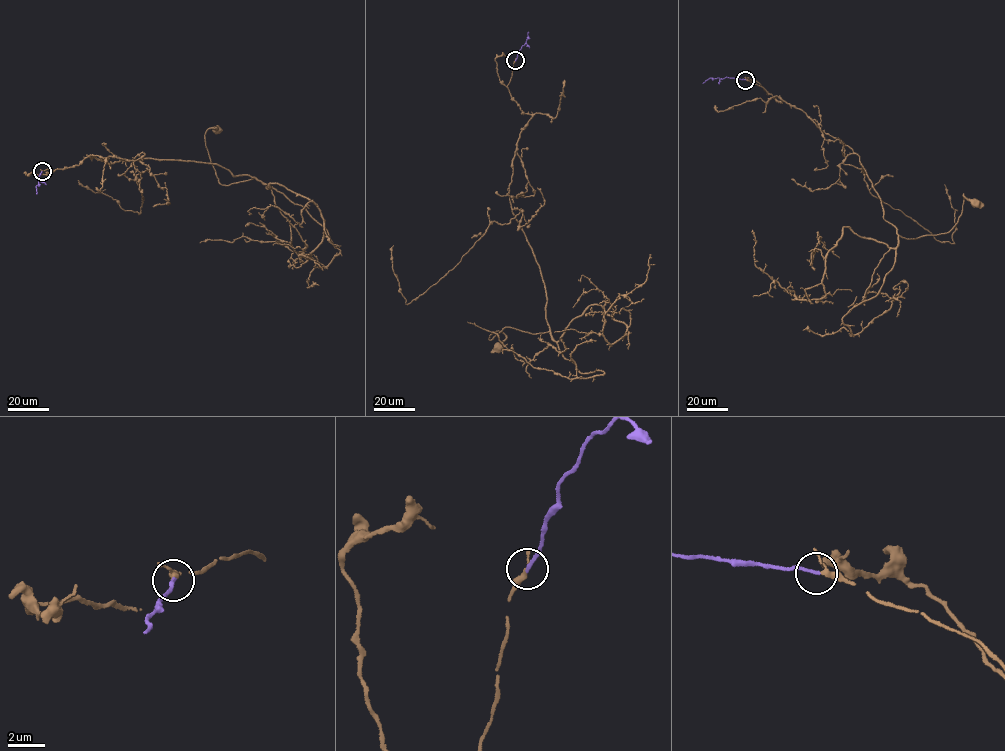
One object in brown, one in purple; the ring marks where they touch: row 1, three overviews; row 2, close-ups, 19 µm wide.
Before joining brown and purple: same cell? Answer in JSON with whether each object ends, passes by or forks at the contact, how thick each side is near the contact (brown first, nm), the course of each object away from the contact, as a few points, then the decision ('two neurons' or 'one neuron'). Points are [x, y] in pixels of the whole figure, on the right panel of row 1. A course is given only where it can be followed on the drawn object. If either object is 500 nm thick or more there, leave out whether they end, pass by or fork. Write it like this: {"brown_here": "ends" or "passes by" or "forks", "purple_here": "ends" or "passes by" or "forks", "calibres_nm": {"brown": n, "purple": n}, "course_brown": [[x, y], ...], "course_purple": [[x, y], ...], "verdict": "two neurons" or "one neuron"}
{"brown_here": "passes by", "purple_here": "ends", "calibres_nm": {"brown": 200, "purple": 180}, "course_brown": [[745, 79], [804, 111], [857, 154], [884, 219], [902, 237], [946, 233], [957, 223], [963, 194], [975, 204]], "course_purple": [[745, 79], [710, 77], [703, 83]], "verdict": "one neuron"}

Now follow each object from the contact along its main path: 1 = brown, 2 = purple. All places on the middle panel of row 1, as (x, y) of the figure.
1: (515, 60), (507, 87), (532, 117), (509, 201), (549, 330), (506, 326), (490, 335), (506, 337), (498, 348)
2: (515, 60), (528, 32)

